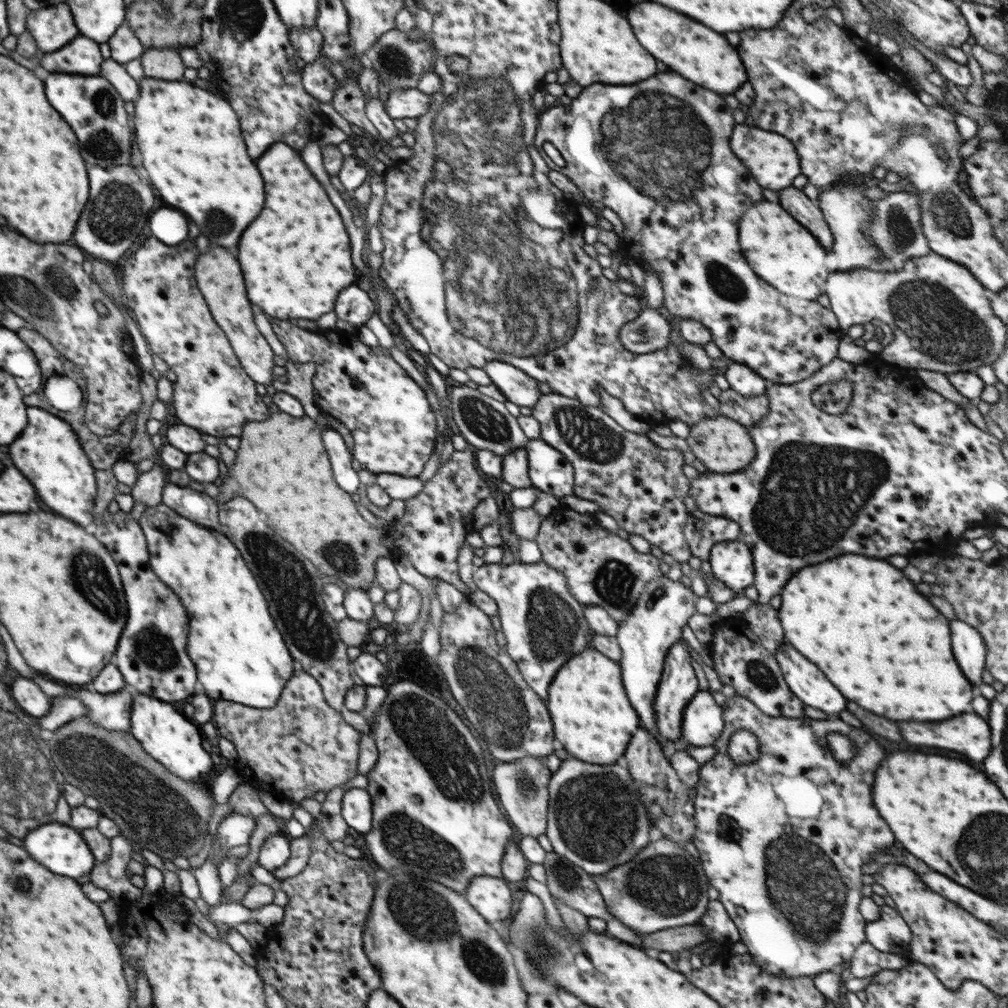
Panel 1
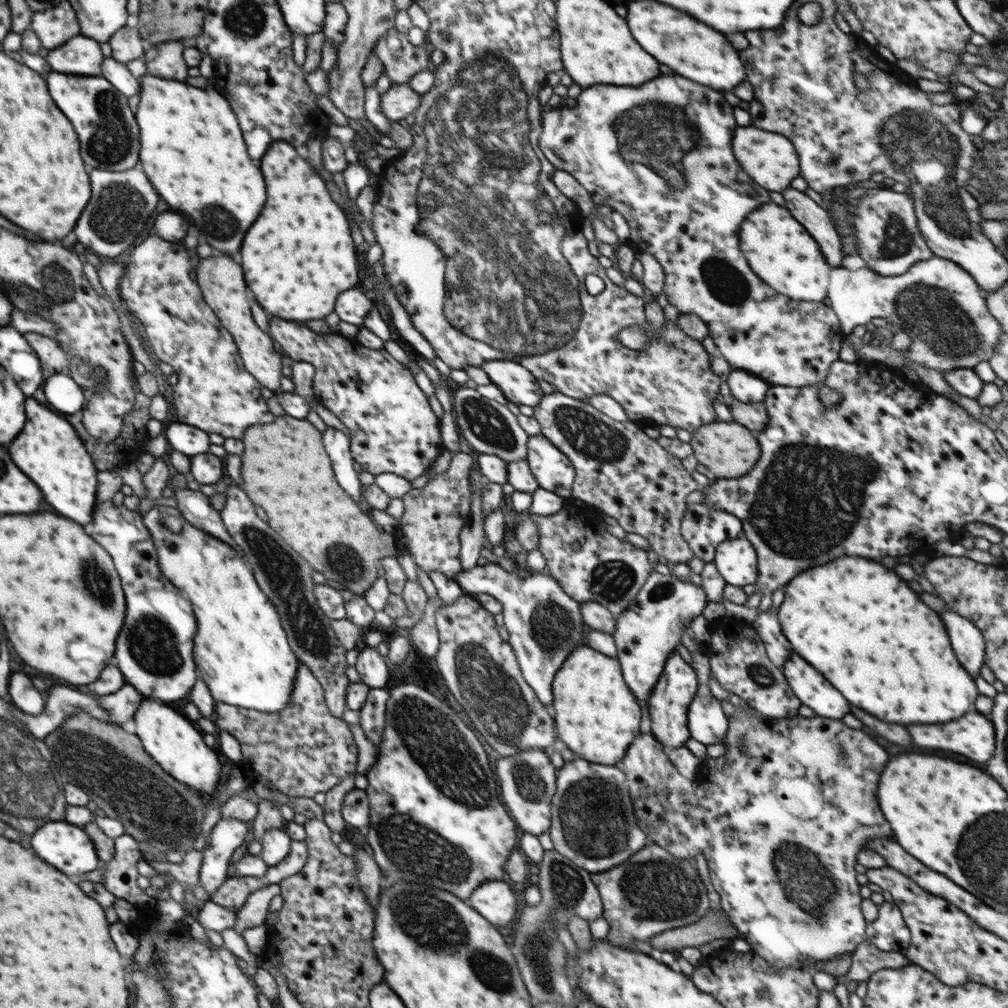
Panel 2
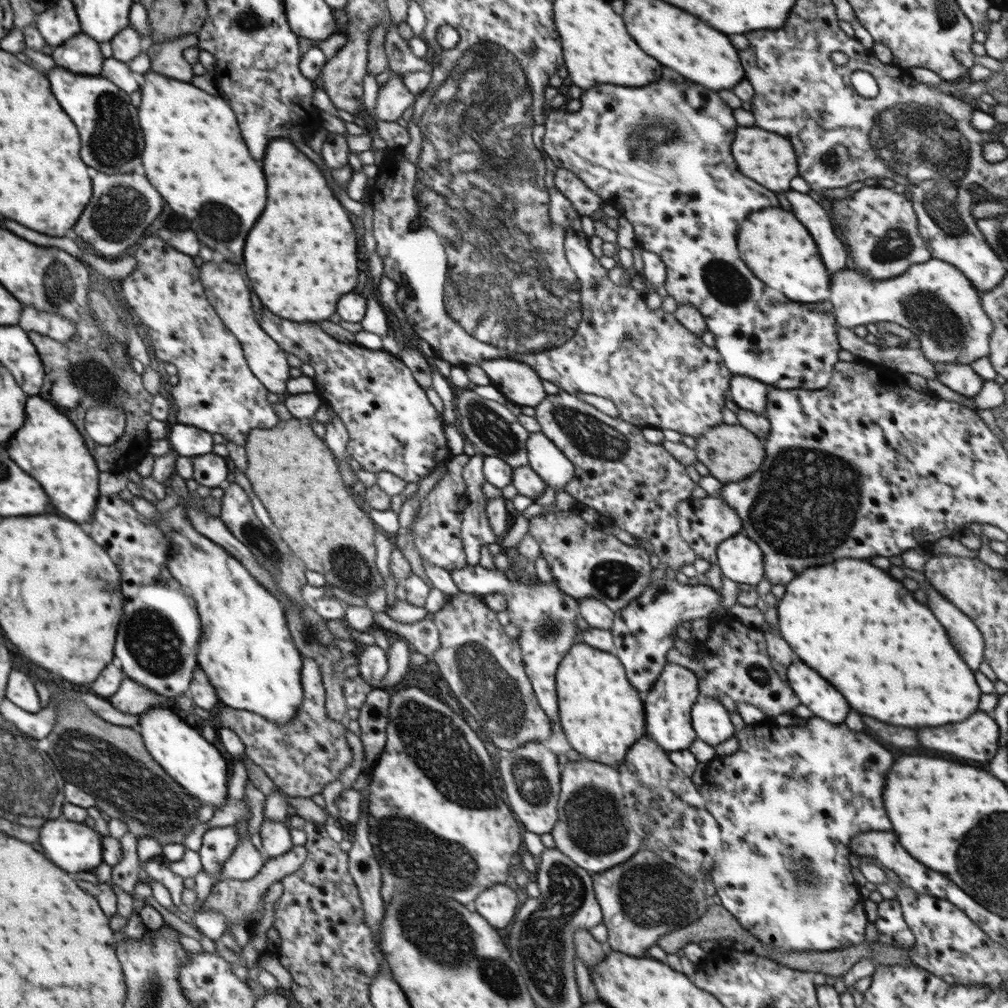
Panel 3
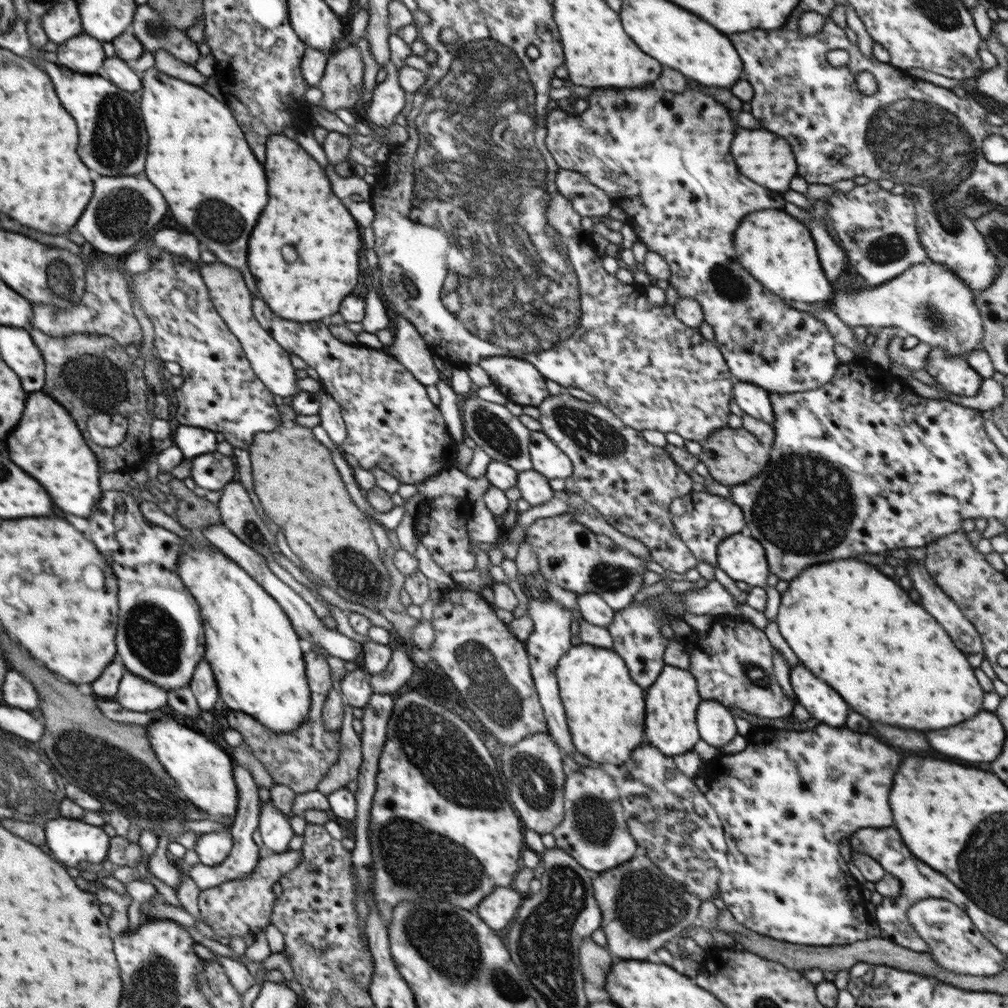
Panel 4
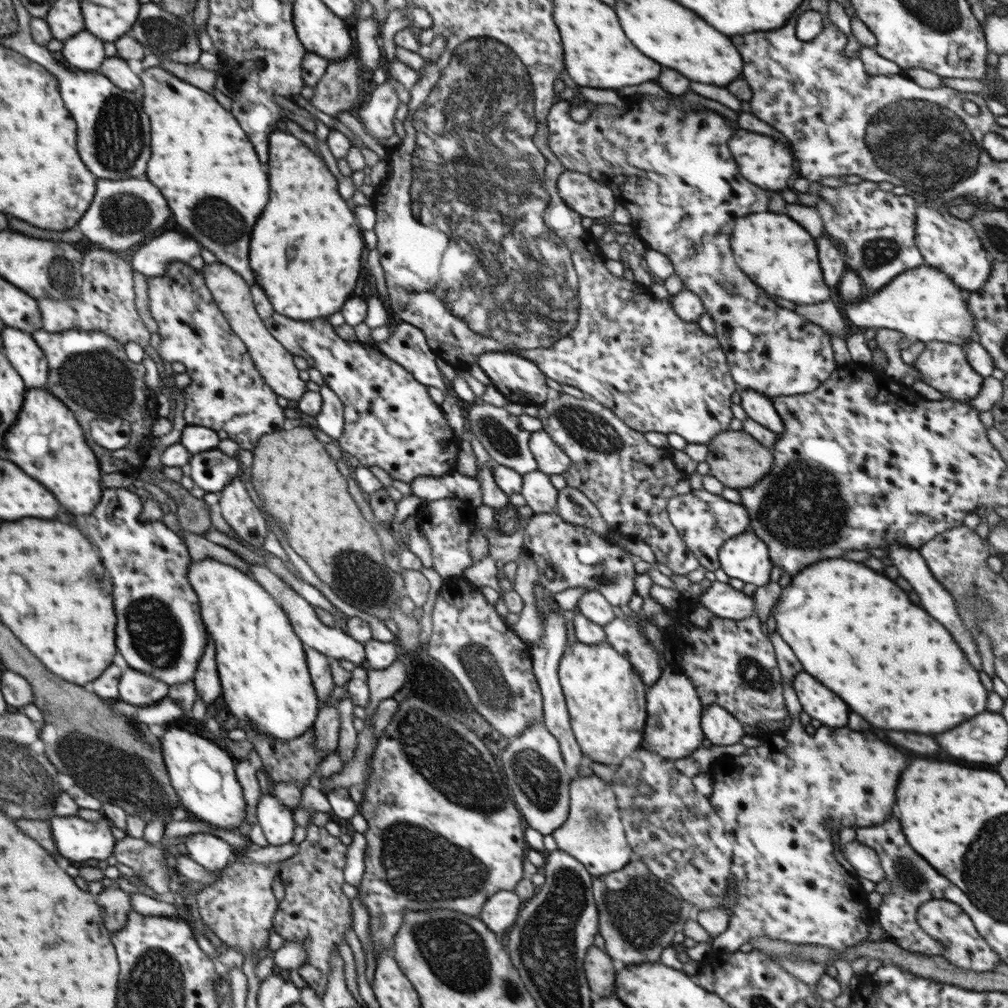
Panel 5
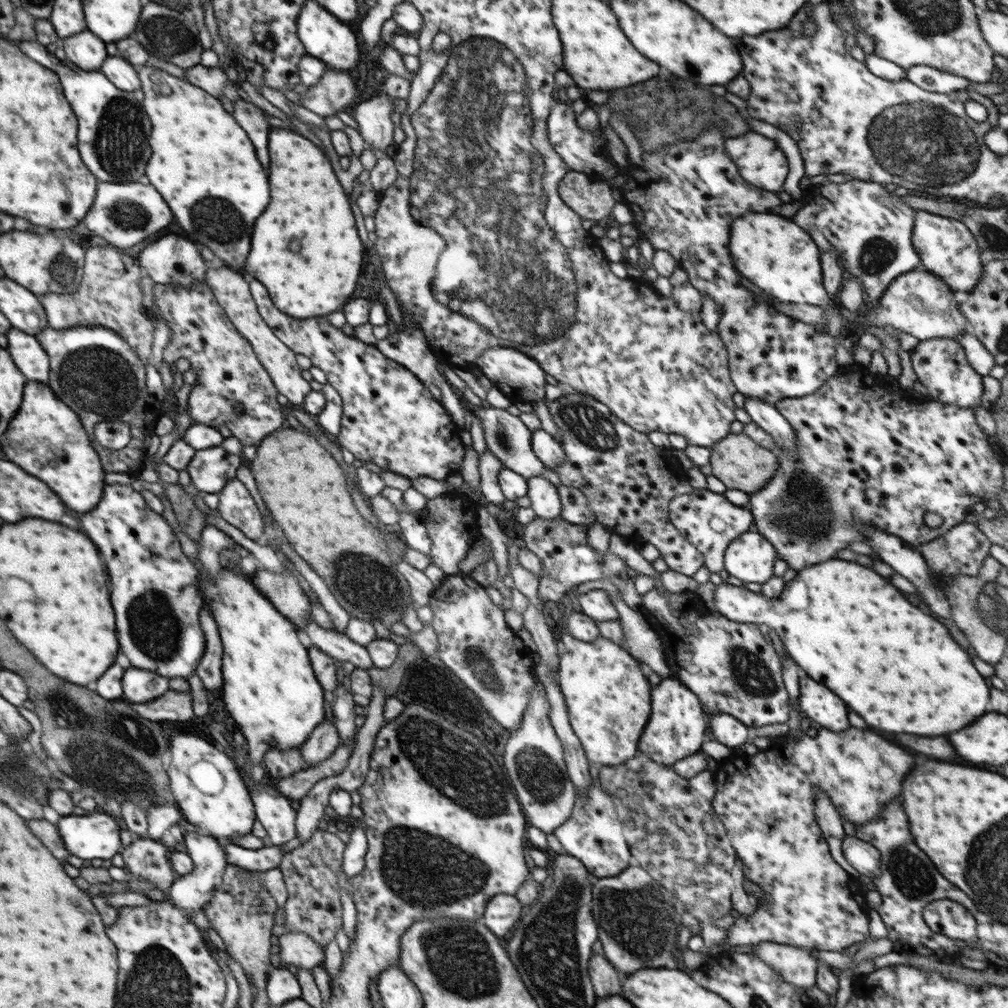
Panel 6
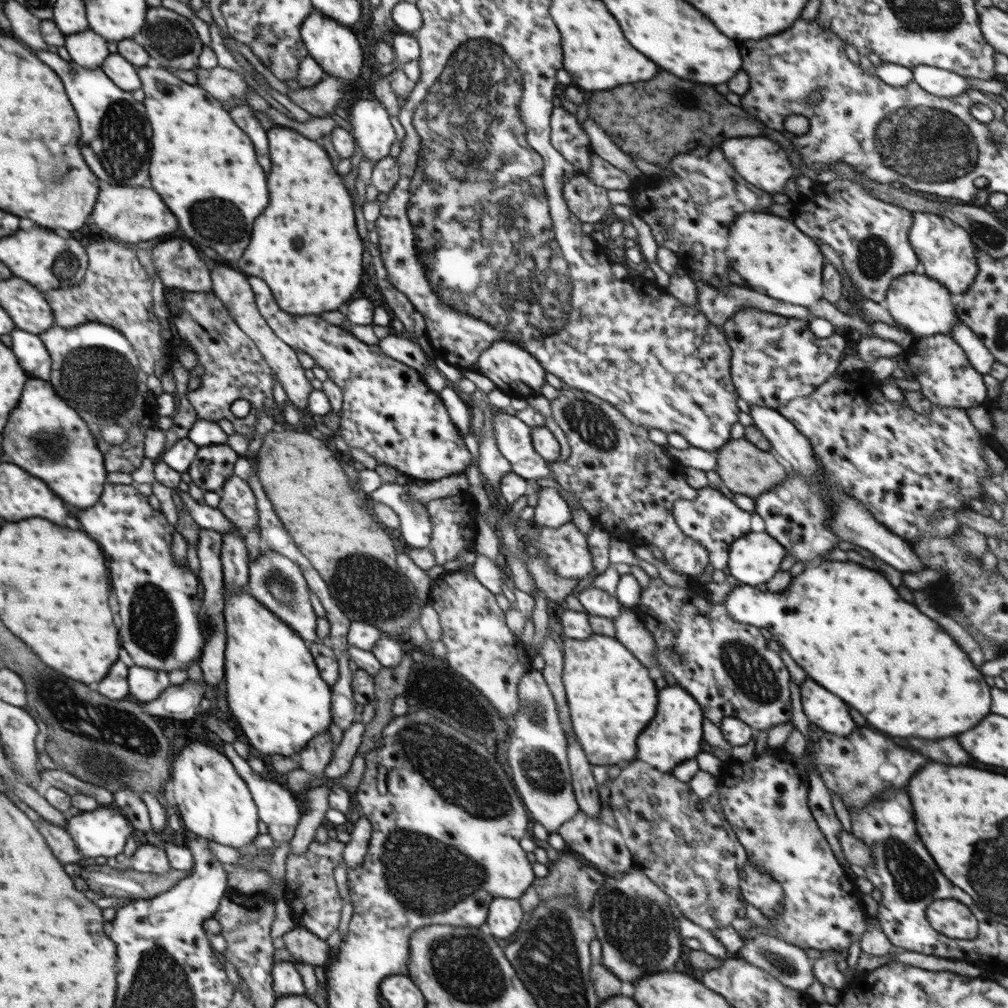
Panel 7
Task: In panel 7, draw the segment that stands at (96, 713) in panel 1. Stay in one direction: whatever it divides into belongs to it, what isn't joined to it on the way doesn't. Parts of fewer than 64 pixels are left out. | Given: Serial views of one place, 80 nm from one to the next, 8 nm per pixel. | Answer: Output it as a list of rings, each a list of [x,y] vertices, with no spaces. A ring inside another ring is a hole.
[[[132,666],[128,674],[130,698],[138,700],[141,704],[154,700],[171,685],[168,673]]]

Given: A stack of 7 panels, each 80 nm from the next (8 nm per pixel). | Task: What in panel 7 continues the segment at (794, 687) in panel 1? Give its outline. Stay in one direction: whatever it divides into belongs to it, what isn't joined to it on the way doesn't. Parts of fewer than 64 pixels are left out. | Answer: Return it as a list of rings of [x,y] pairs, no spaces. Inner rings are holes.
[[[806,677],[800,688],[803,710],[809,722],[818,726],[820,731],[848,736],[856,728],[854,720],[850,718],[848,706],[838,696],[810,680],[810,677]]]

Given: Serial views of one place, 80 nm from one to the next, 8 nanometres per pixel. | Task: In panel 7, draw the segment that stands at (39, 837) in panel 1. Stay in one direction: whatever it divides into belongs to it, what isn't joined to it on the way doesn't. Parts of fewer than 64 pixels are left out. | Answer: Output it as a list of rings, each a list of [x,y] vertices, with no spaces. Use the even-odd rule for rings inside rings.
[[[98,806],[94,810],[82,812],[77,816],[69,816],[66,831],[85,858],[97,856],[115,856],[124,850],[126,840],[130,836],[139,838],[133,824],[116,806]]]

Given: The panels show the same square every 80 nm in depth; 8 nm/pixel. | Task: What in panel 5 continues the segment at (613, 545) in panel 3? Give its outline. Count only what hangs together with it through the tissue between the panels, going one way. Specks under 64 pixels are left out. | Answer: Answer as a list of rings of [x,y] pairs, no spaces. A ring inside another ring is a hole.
[[[557,513],[534,514],[529,518],[528,526],[523,529],[524,551],[529,553],[538,567],[539,583],[552,593],[562,592],[567,588],[582,588],[598,591],[617,610],[626,609],[630,598],[636,594],[634,590],[634,562],[627,552],[612,543],[609,537],[600,536],[590,528],[566,523]]]

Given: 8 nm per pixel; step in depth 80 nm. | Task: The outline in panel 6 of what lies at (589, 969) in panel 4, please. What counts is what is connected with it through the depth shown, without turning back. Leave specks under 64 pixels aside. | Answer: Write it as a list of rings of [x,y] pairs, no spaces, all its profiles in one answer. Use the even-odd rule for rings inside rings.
[[[591,954],[588,968],[590,968],[589,978],[594,984],[594,990],[598,996],[612,996],[620,994],[622,982],[618,972],[612,968],[612,964],[606,960],[606,957],[600,954]]]

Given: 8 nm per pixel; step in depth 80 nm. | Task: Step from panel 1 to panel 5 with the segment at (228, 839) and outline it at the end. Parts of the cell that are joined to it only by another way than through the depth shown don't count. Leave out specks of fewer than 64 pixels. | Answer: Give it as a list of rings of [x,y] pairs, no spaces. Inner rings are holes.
[[[194,833],[186,835],[185,845],[187,855],[211,872],[222,870],[234,858],[231,844],[213,834]]]

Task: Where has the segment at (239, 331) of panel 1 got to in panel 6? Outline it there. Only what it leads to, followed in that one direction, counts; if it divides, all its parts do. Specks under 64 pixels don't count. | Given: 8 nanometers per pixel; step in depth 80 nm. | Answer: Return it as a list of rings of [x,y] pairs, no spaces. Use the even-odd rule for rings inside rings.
[[[214,263],[208,266],[205,274],[205,282],[212,289],[216,300],[222,305],[232,324],[249,340],[258,360],[271,376],[277,392],[288,398],[292,404],[302,404],[306,395],[311,391],[310,382],[302,376],[302,369],[296,363],[296,353],[290,350],[266,324],[261,317],[256,303],[250,296],[248,282],[234,270]]]

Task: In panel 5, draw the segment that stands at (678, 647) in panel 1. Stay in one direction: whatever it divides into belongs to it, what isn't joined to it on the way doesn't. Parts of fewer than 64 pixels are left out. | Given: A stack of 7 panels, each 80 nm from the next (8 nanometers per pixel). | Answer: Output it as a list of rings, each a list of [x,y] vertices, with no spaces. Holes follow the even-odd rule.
[[[670,664],[662,670],[656,684],[650,686],[648,694],[648,720],[644,730],[644,742],[650,752],[658,752],[662,758],[677,759],[690,756],[705,739],[701,718],[703,706],[699,692],[695,690],[690,679]]]

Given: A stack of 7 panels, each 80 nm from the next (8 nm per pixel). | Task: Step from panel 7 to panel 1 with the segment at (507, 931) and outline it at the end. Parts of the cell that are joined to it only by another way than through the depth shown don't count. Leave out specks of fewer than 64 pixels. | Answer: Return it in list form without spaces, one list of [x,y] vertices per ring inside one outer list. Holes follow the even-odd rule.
[[[475,876],[468,886],[468,902],[488,922],[507,921],[511,918],[512,894],[503,878]]]

